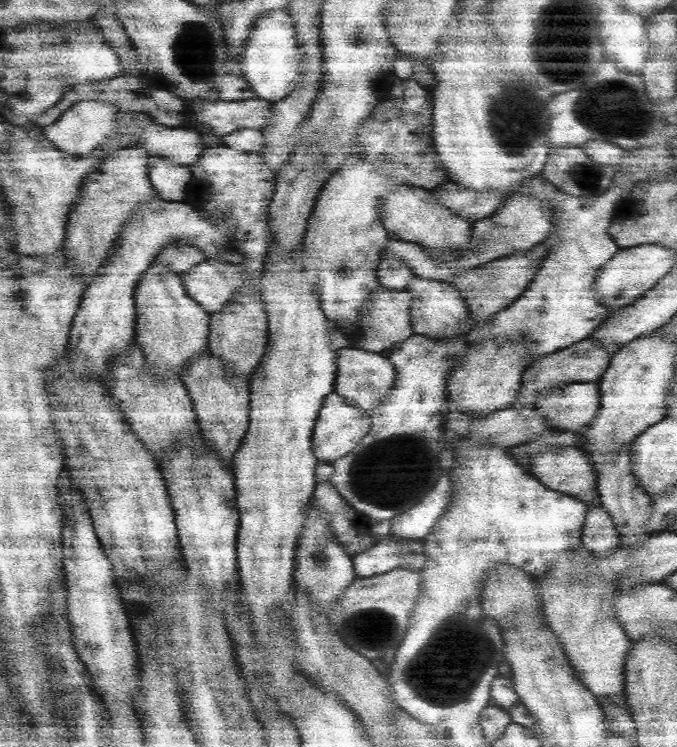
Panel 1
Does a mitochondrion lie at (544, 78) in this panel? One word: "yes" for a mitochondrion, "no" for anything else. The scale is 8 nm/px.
no

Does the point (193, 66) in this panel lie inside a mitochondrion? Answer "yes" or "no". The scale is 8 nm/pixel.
yes

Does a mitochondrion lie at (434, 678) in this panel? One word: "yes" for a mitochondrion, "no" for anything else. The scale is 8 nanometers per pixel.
yes

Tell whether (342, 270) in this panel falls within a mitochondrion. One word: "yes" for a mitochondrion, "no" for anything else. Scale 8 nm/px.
yes

